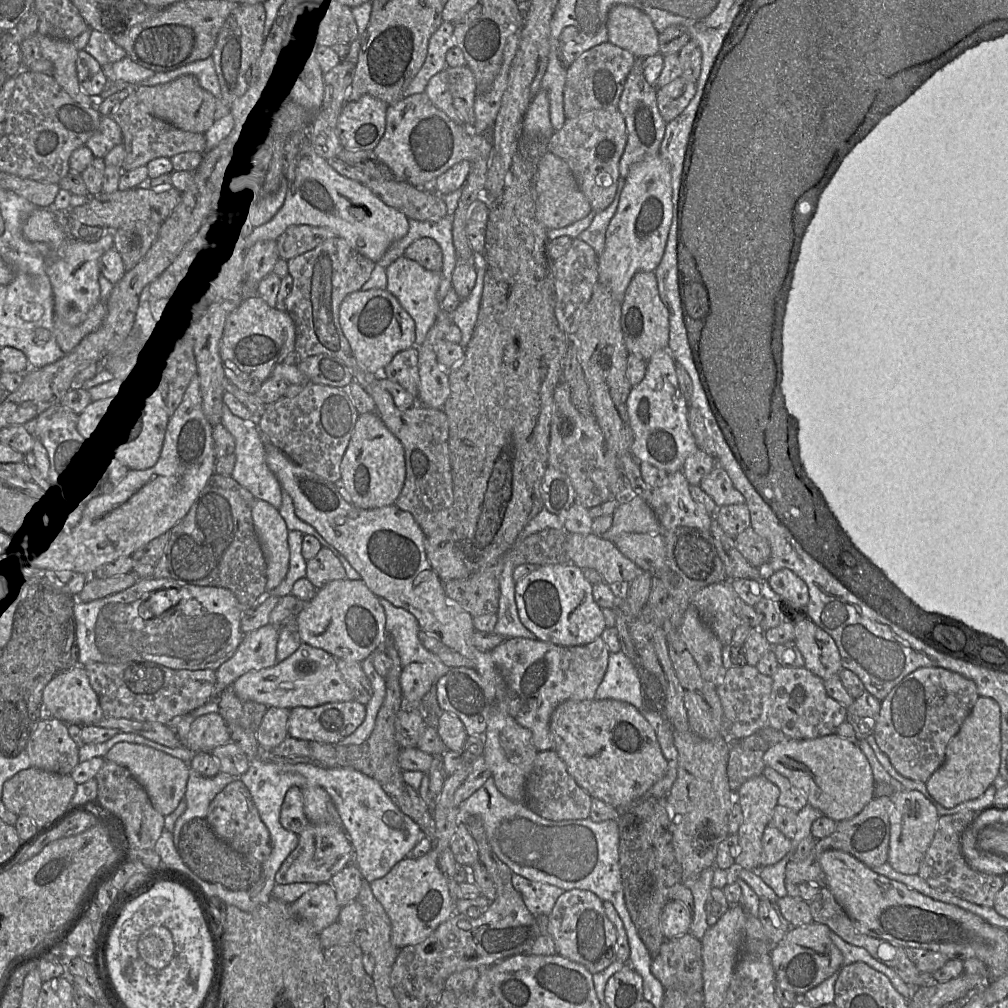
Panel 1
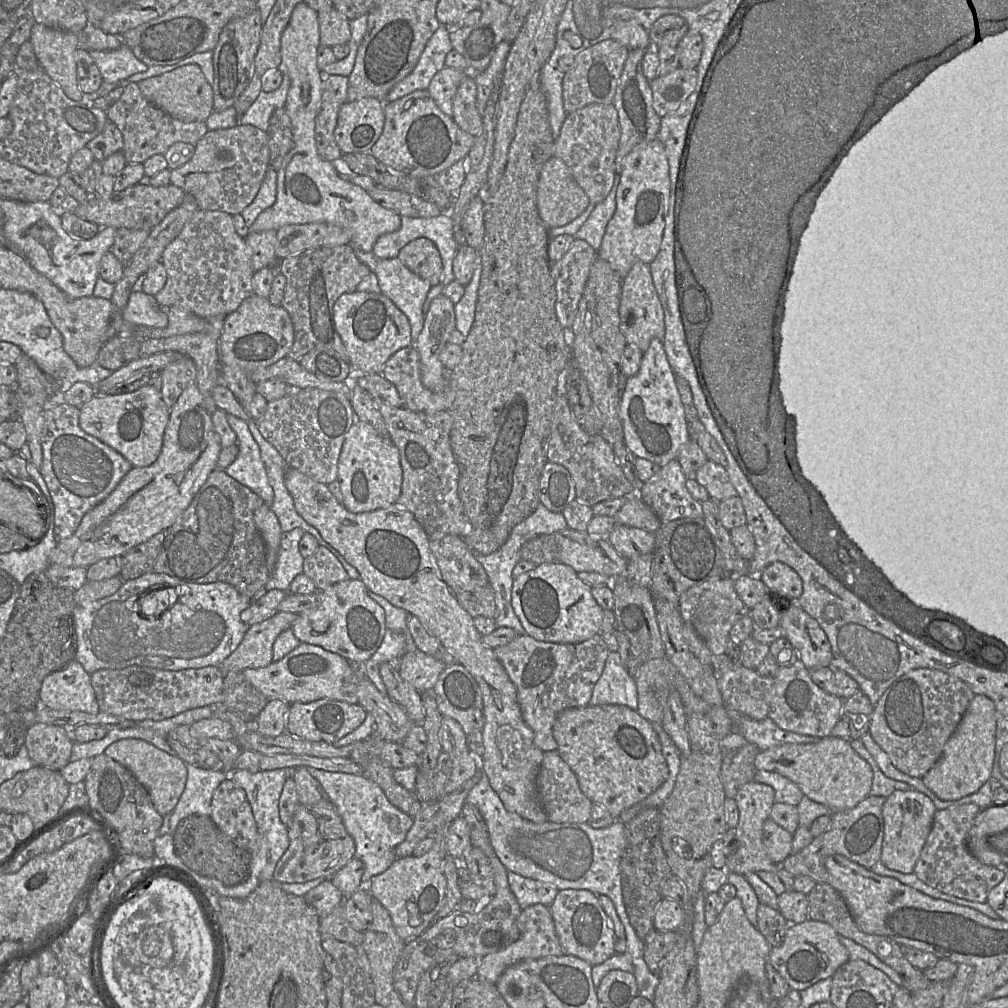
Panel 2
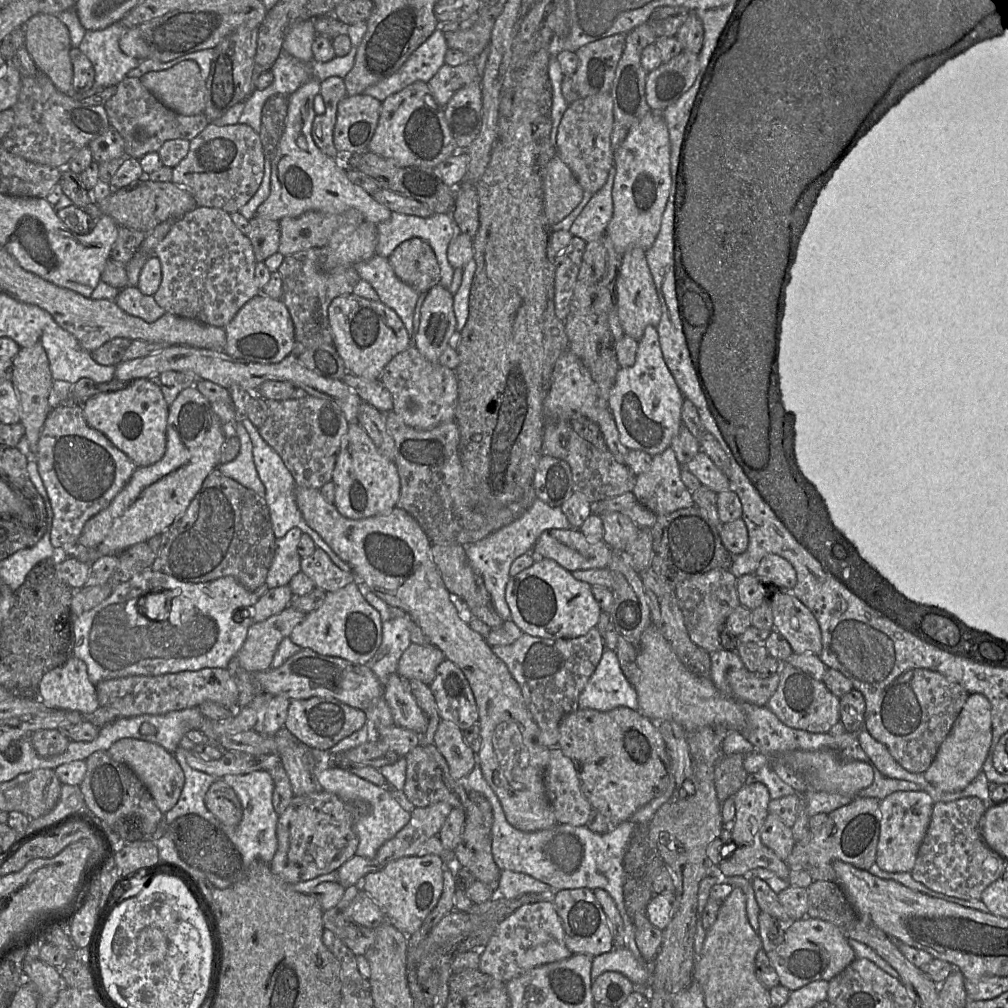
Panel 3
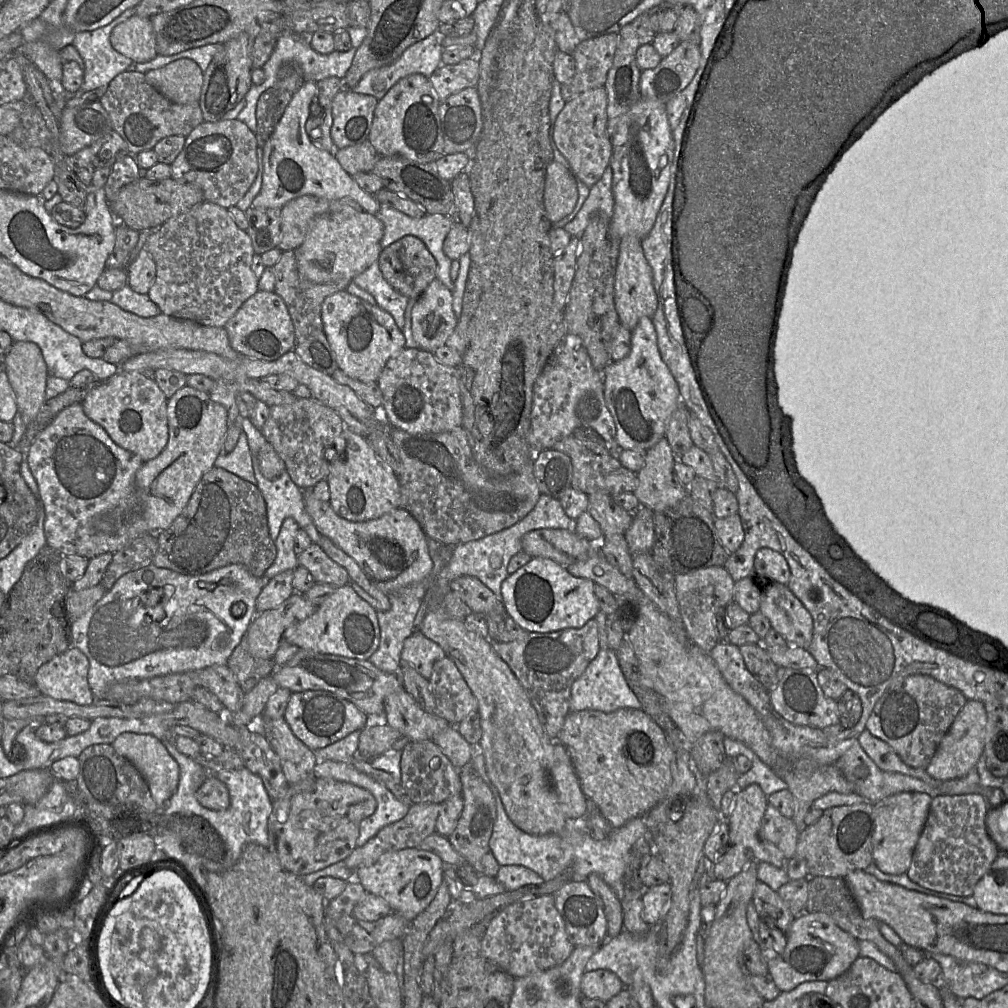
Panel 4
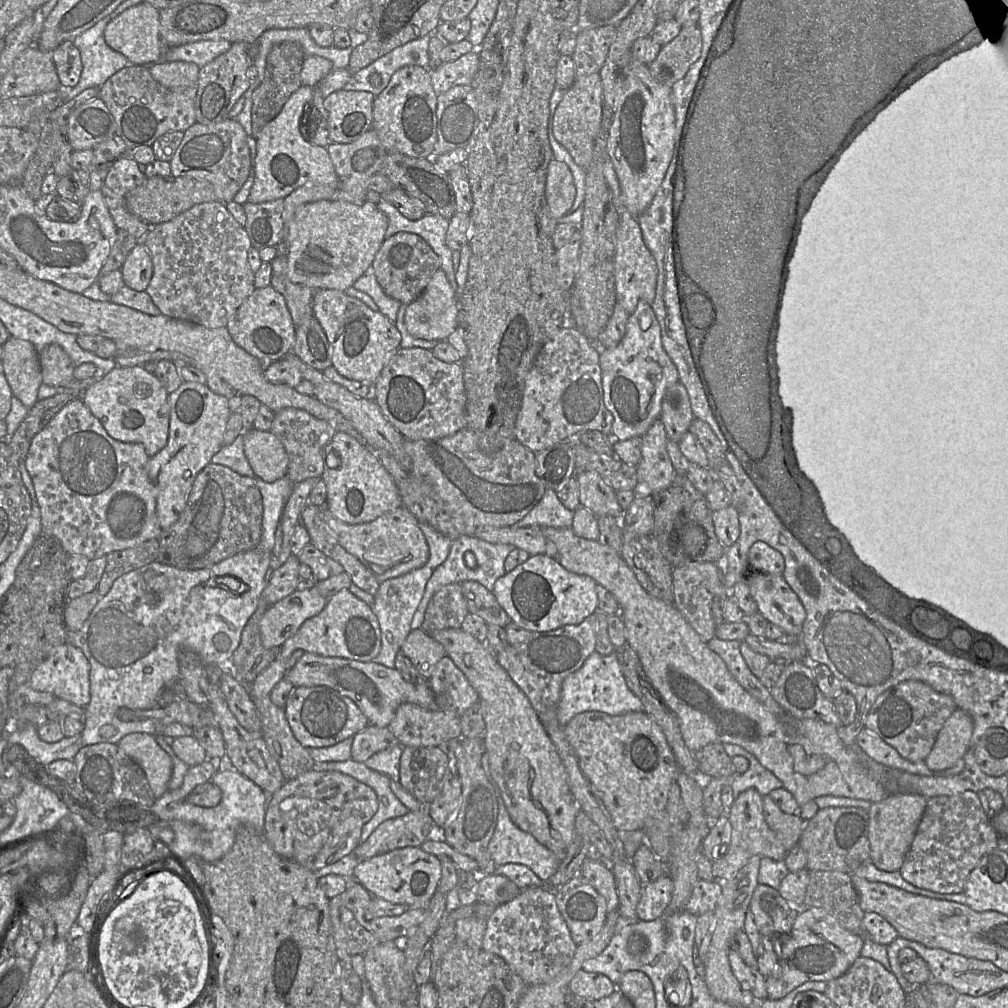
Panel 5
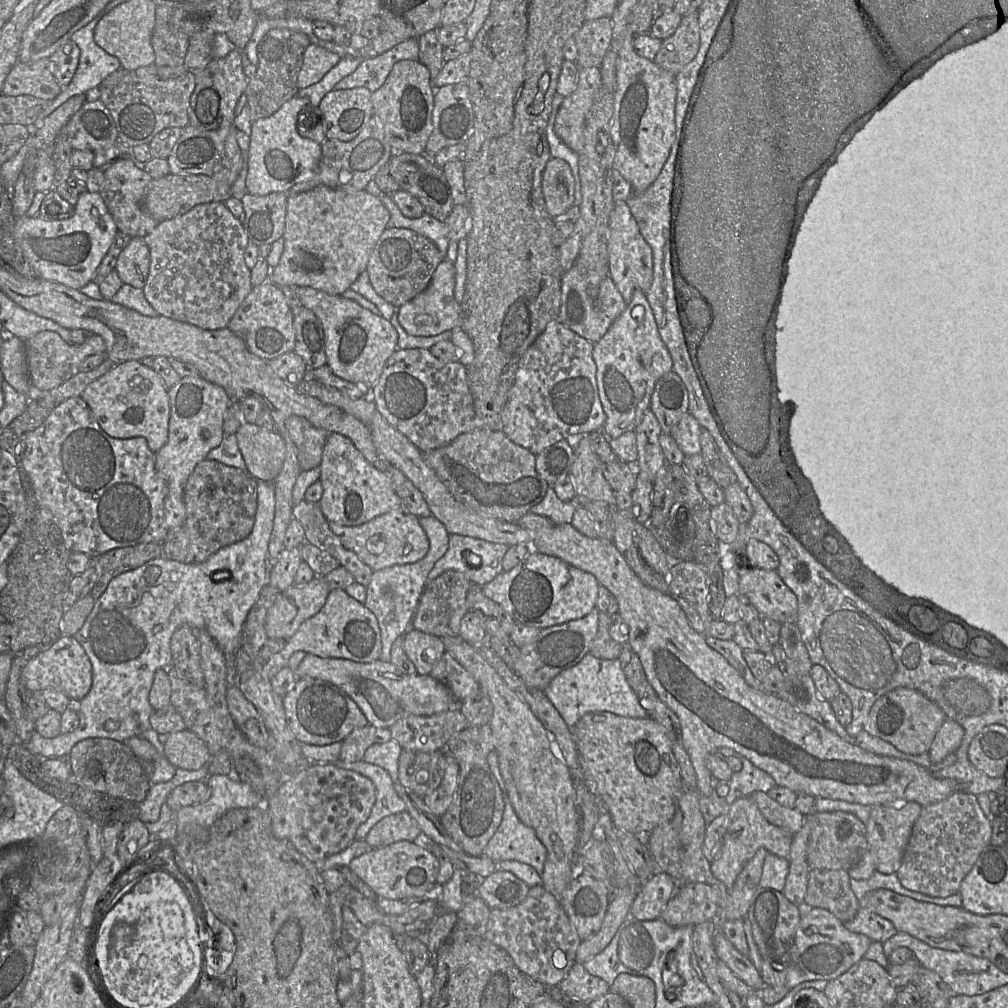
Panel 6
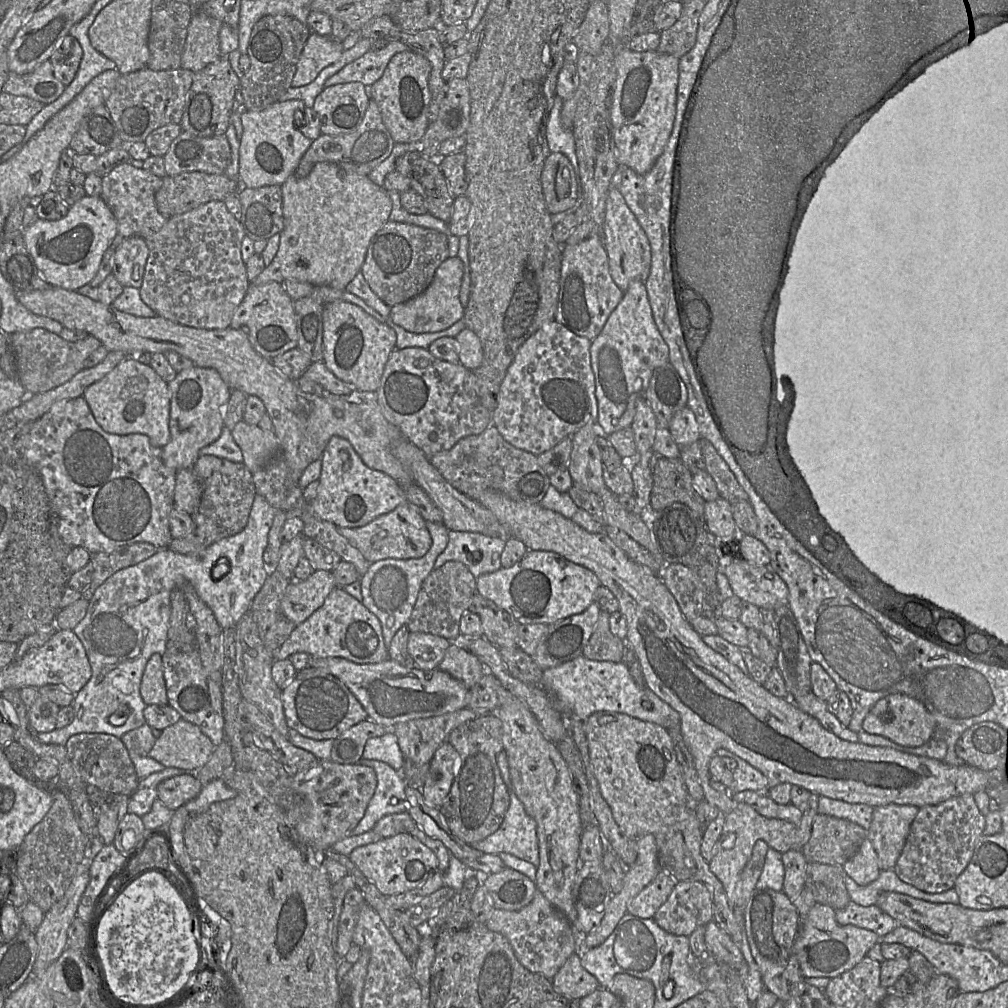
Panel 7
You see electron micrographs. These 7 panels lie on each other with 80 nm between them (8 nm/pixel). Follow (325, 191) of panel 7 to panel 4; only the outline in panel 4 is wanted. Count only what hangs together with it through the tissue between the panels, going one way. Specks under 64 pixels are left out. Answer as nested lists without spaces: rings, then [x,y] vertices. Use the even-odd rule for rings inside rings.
[[[343,208],[340,212],[320,215],[311,221],[311,227],[305,240],[294,250],[298,271],[303,278],[311,282],[349,285],[356,276],[378,260],[382,251],[383,234],[383,223],[376,215],[365,211]]]

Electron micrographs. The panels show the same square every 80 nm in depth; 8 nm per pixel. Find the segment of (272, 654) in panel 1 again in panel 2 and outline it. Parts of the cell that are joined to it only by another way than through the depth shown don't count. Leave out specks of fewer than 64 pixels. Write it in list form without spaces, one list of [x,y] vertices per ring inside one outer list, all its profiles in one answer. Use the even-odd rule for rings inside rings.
[[[277,612],[271,618],[249,626],[238,647],[218,666],[225,675],[230,671],[258,669],[273,662],[273,645],[277,637],[292,627],[298,615]]]

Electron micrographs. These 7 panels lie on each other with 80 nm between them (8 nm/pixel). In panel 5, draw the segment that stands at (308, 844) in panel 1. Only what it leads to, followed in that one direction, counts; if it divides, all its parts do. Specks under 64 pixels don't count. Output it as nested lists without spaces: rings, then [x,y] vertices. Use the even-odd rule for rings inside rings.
[[[312,769],[294,779],[286,780],[279,790],[269,795],[264,837],[278,855],[316,871],[354,851],[360,844],[363,825],[373,817],[377,808],[376,793],[368,785],[337,771]]]

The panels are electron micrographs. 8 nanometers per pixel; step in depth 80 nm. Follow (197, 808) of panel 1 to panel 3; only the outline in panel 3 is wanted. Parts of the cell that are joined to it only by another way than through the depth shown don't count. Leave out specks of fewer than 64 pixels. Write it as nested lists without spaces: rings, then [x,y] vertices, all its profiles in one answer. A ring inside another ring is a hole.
[[[179,747],[173,755],[184,772],[185,783],[176,805],[169,810],[169,813],[165,813],[165,820],[168,825],[183,815],[194,813],[194,806],[199,807],[201,812],[205,814],[211,813],[206,807],[205,795],[210,786],[217,779],[220,779],[192,768]]]

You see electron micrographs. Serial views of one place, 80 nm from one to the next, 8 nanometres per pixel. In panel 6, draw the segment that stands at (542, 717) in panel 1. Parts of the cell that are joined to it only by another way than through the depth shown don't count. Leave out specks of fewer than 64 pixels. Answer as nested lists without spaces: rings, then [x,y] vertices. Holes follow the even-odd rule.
[[[595,607],[583,618],[541,629],[539,634],[520,649],[512,670],[532,688],[544,690],[561,671],[576,665],[589,652],[598,628],[599,610]]]

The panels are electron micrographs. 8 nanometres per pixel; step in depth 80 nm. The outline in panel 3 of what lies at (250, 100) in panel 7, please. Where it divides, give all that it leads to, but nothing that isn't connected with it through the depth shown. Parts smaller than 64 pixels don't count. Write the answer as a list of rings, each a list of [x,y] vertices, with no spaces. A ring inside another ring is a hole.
[[[289,95],[270,96],[261,112],[260,138],[264,154],[272,162],[279,140],[285,130]]]

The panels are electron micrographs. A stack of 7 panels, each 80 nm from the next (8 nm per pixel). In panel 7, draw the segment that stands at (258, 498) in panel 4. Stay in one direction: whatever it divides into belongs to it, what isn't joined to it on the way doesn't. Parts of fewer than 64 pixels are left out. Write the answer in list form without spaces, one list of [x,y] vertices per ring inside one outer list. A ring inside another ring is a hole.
[[[202,455],[194,463],[192,471],[202,487],[199,506],[192,515],[194,530],[186,537],[172,539],[167,547],[186,555],[198,554],[214,542],[240,533],[247,525],[256,495],[252,473],[243,463]]]

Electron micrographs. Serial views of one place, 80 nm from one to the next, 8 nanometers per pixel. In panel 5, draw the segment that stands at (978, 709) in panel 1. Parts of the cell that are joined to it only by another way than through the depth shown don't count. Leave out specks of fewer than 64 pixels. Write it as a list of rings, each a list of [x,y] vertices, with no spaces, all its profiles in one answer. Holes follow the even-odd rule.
[[[956,709],[944,722],[935,743],[924,760],[932,771],[952,767],[967,752],[973,732],[972,718],[961,709]]]

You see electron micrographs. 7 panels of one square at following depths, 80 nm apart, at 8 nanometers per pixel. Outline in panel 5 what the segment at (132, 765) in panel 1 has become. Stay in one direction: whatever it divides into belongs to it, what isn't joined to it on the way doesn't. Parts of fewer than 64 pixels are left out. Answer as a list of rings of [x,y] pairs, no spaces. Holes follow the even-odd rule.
[[[130,733],[117,744],[144,771],[155,798],[167,790],[172,776],[171,757],[147,733]]]

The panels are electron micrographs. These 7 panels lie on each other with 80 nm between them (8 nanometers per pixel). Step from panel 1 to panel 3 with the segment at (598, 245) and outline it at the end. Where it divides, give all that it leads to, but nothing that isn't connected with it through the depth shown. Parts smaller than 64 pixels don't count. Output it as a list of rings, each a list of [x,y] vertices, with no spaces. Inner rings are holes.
[[[614,165],[609,171],[604,186],[593,194],[579,216],[572,223],[569,232],[585,242],[594,241],[606,236],[606,228],[613,216],[612,190],[616,169]]]

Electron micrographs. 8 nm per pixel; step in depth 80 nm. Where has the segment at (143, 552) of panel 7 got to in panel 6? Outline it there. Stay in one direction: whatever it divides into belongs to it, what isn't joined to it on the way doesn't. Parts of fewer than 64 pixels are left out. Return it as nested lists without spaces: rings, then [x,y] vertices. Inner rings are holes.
[[[155,542],[116,548],[105,552],[99,557],[102,574],[92,588],[90,595],[94,599],[99,598],[114,577],[136,569],[160,556],[162,556],[162,543]]]

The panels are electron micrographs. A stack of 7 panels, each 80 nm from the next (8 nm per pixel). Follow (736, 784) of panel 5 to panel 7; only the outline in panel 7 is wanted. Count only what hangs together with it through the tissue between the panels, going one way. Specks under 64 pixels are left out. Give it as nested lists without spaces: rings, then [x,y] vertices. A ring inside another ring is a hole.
[[[718,749],[716,755],[729,757],[737,762],[737,768],[733,771],[733,783],[728,787],[731,795],[746,790],[767,793],[768,780],[761,771],[726,749]]]

